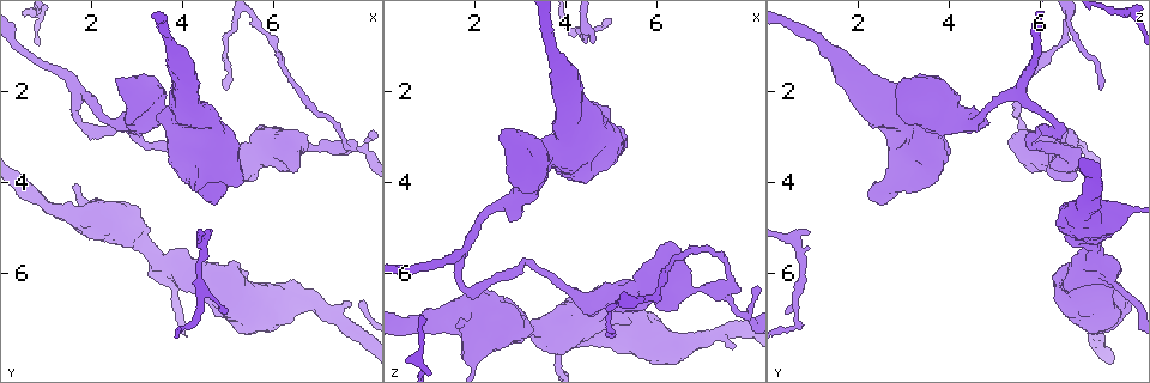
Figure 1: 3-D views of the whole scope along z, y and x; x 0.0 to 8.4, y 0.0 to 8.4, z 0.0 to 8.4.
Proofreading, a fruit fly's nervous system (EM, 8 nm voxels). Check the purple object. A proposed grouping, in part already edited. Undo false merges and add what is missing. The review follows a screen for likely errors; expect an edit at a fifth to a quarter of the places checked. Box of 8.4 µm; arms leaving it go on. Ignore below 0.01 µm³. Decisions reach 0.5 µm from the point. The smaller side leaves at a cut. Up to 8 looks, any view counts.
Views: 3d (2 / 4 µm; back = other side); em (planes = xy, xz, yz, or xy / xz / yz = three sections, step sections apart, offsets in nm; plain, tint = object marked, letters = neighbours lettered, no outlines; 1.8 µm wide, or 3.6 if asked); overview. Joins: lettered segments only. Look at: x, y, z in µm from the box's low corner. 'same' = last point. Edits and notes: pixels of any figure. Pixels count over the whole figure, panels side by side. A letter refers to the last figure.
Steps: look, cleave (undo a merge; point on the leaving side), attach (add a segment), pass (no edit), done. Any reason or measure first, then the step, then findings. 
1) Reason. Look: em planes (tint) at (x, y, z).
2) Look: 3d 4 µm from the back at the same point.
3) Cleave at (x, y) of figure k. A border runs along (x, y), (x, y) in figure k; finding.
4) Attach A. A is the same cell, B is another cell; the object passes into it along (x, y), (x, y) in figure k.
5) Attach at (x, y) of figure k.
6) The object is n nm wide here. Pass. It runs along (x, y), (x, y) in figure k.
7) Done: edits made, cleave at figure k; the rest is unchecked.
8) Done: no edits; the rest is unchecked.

Free end. Look: 3d 2 µm at (1.60, 4.00, 7.15).

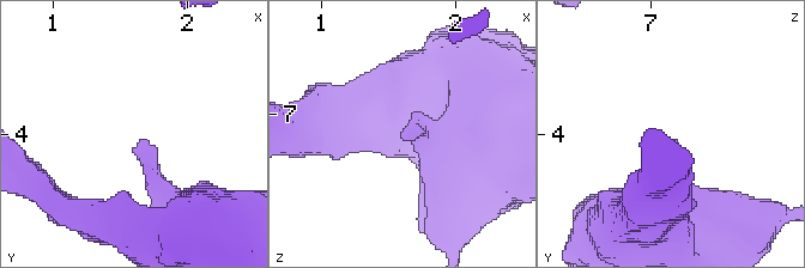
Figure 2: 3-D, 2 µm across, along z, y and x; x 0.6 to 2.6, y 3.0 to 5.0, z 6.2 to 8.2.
Look: em xz step 16 (tint) at (1.66, 4.04, 7.18).

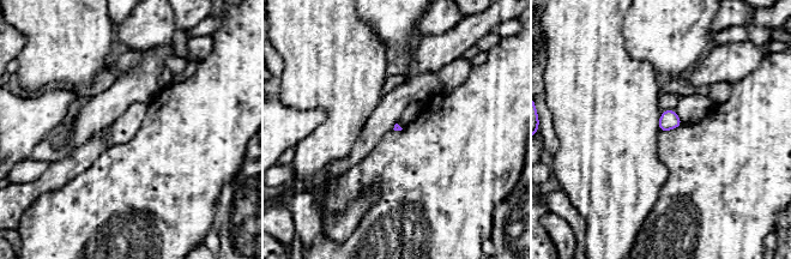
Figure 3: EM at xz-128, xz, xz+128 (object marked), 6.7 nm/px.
Cut it another way. Look: em planes (letters) at the same point.

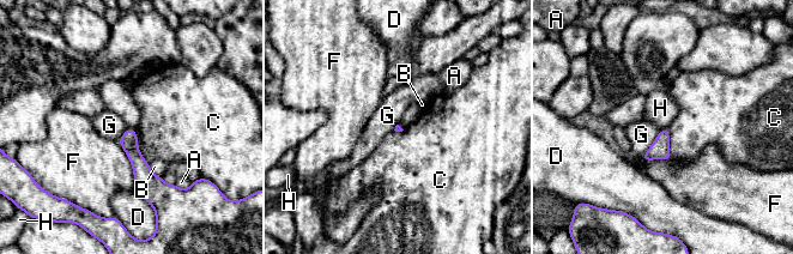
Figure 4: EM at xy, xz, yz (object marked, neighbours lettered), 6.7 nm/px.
Pass. A, B, C, D, F, G and H are other cells; it runs along (129, 131), (129, 146), (155, 197) in figure 4; none of them fits.

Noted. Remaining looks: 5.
Abrupt turn. Look: em 3.6 µm planes (letters) at (3.15, 3.20, 5.70).

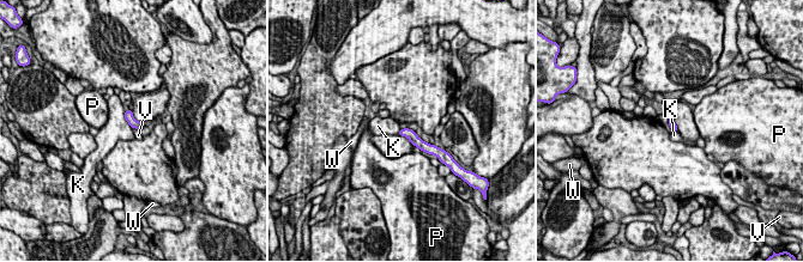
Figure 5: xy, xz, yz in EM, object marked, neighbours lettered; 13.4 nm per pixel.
Pass. K, P, V and W are other cells; it runs along (402, 132), (430, 147) in figure 5; all the same neuron.

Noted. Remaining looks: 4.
Narrows sharply. Look: 3d 4 µm at (3.85, 2.60, 3.35).

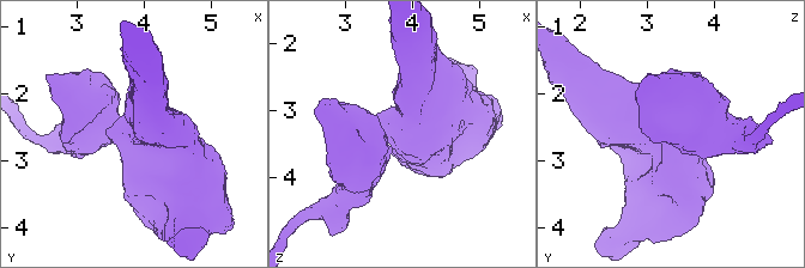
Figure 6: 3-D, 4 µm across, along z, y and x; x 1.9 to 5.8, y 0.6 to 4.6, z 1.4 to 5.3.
Now the EM. Look: em planes (plain) at (3.85, 2.60, 3.40).

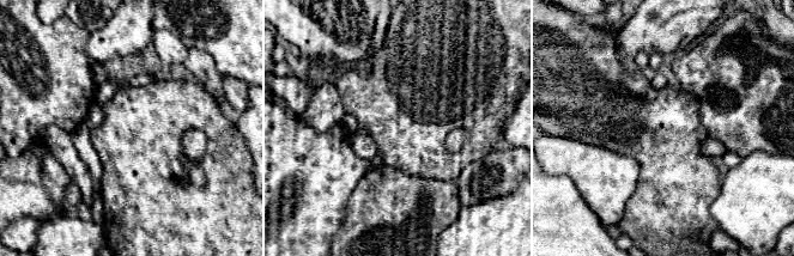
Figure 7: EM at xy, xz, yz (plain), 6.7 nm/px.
Look: em planes (letters) at the same point.

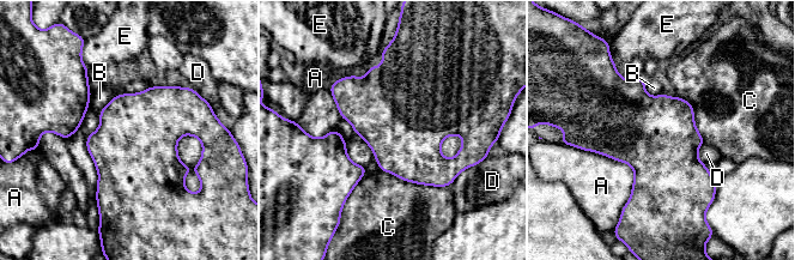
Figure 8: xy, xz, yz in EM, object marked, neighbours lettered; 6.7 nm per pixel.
Pass. A, B, C, D and E are other cells; a border runs along (150, 85), (117, 94), (98, 110) in figure 8; all the same neuron.

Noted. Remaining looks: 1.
Done: no edits; the rest is unchecked.

